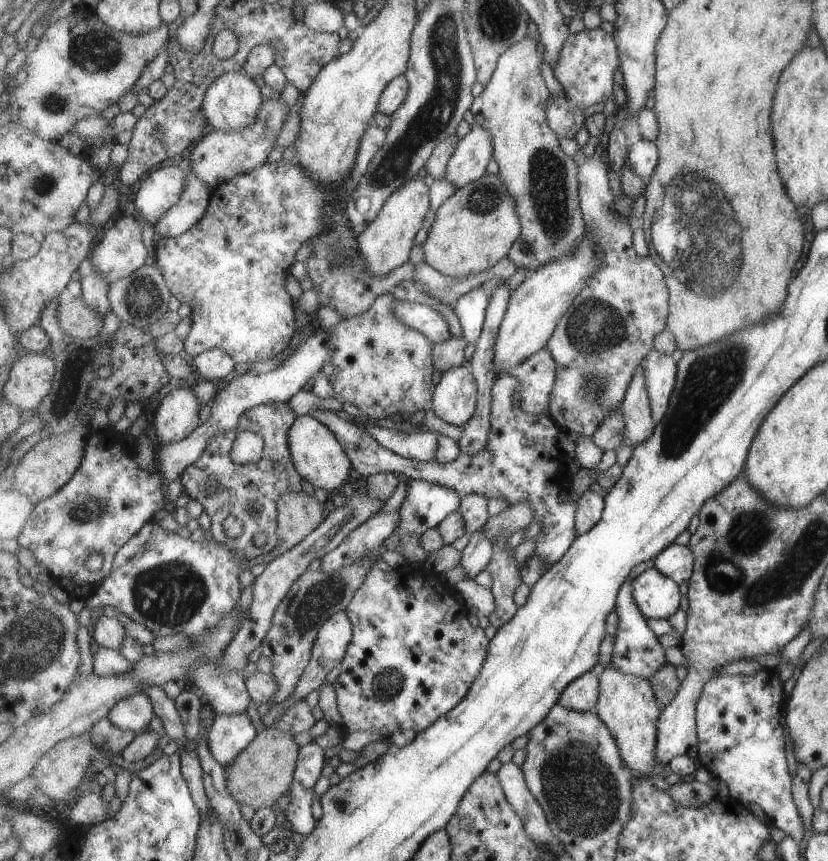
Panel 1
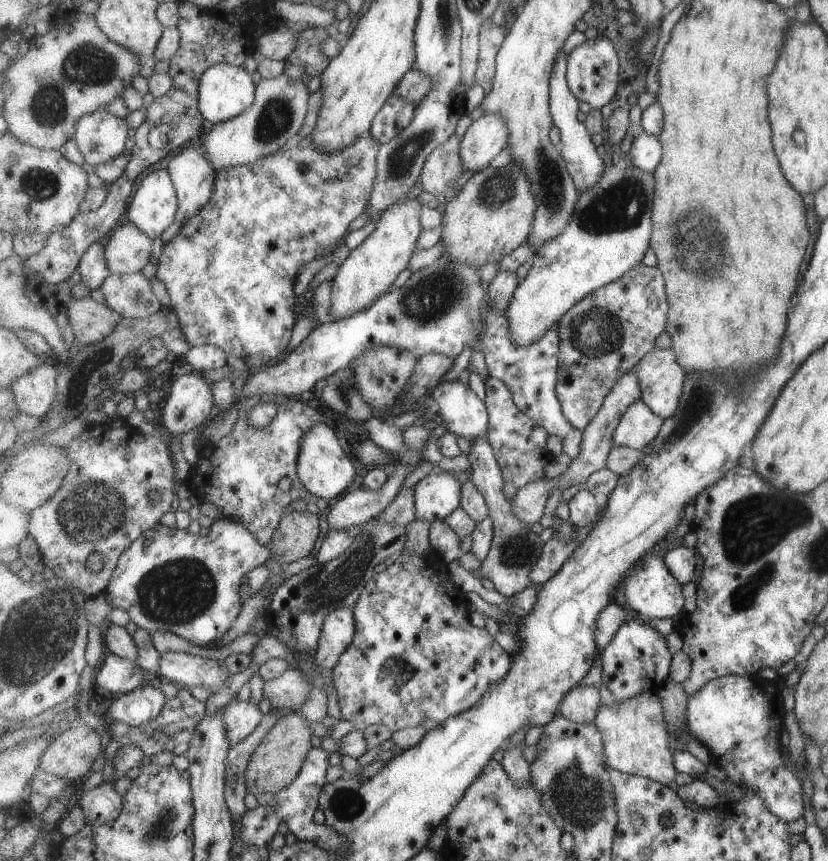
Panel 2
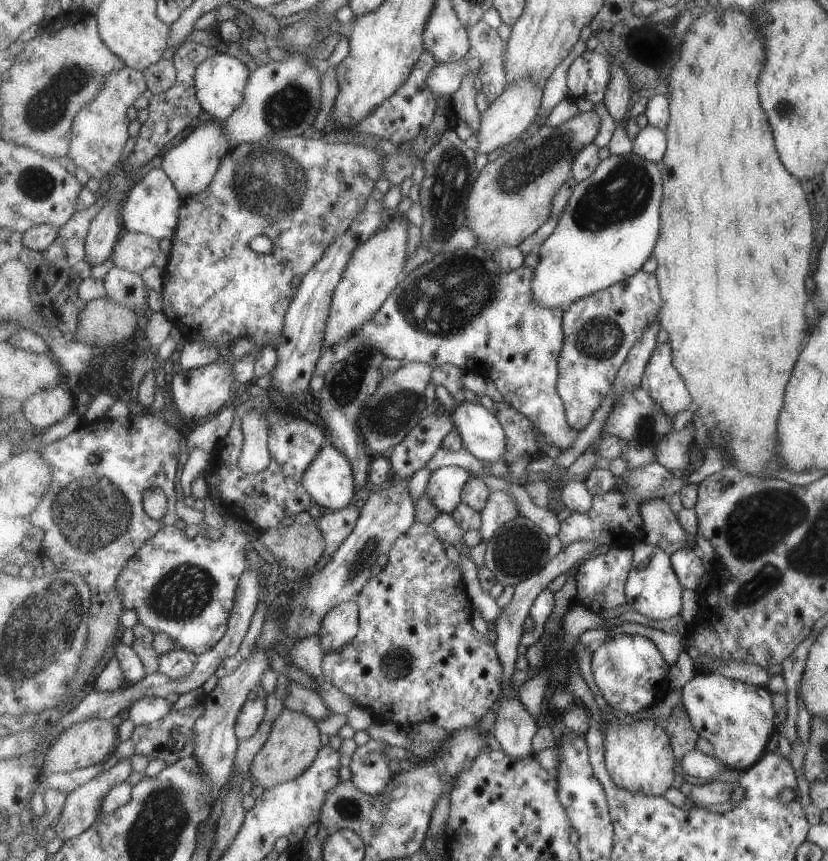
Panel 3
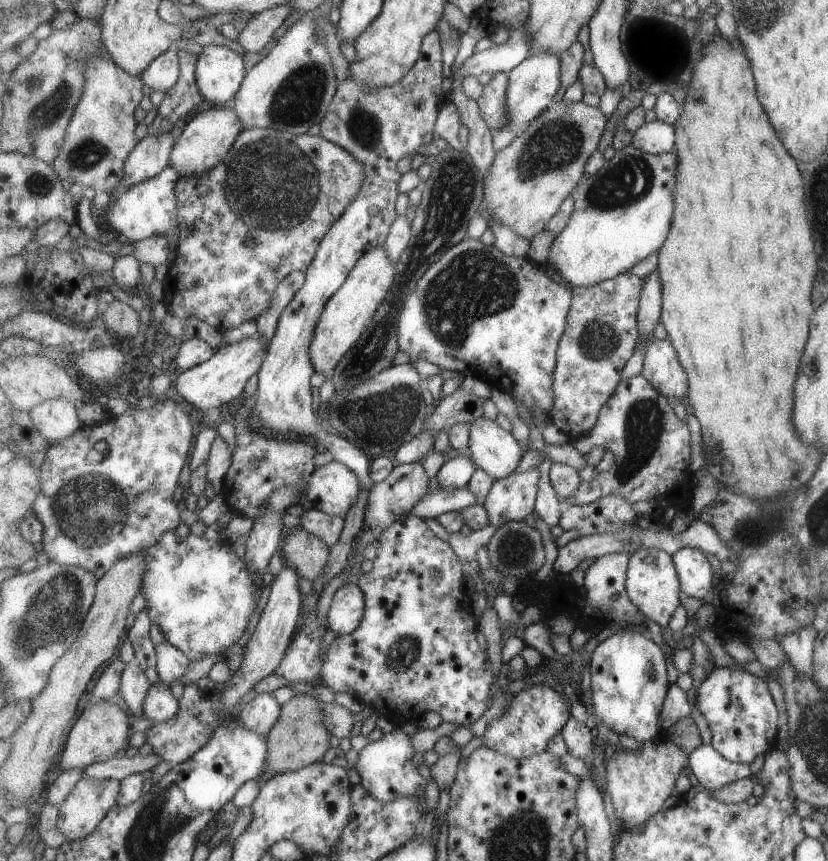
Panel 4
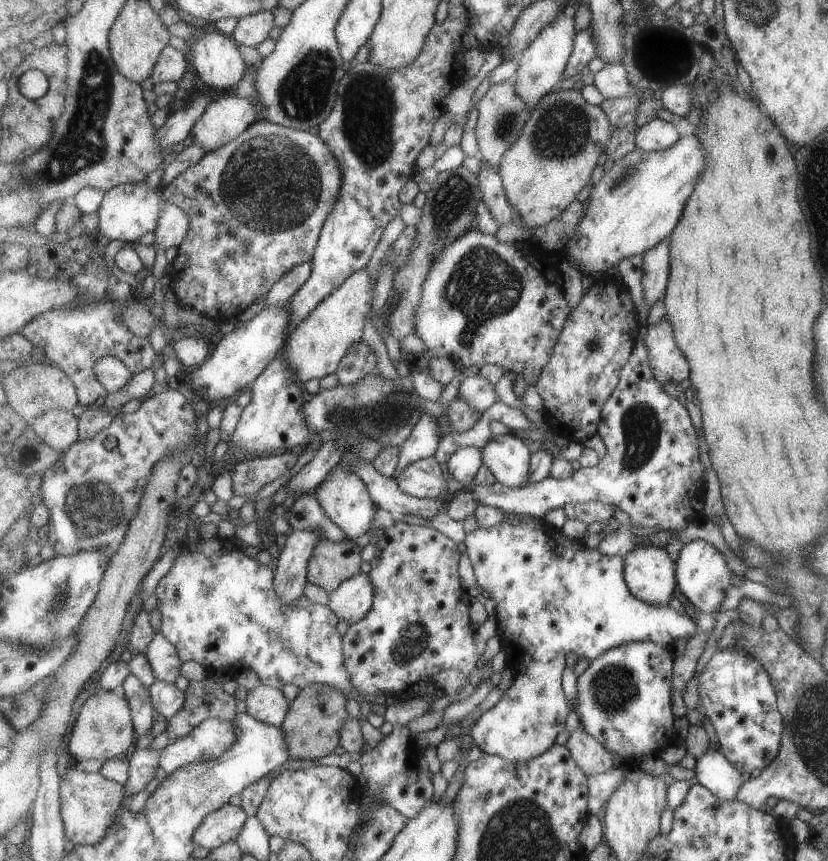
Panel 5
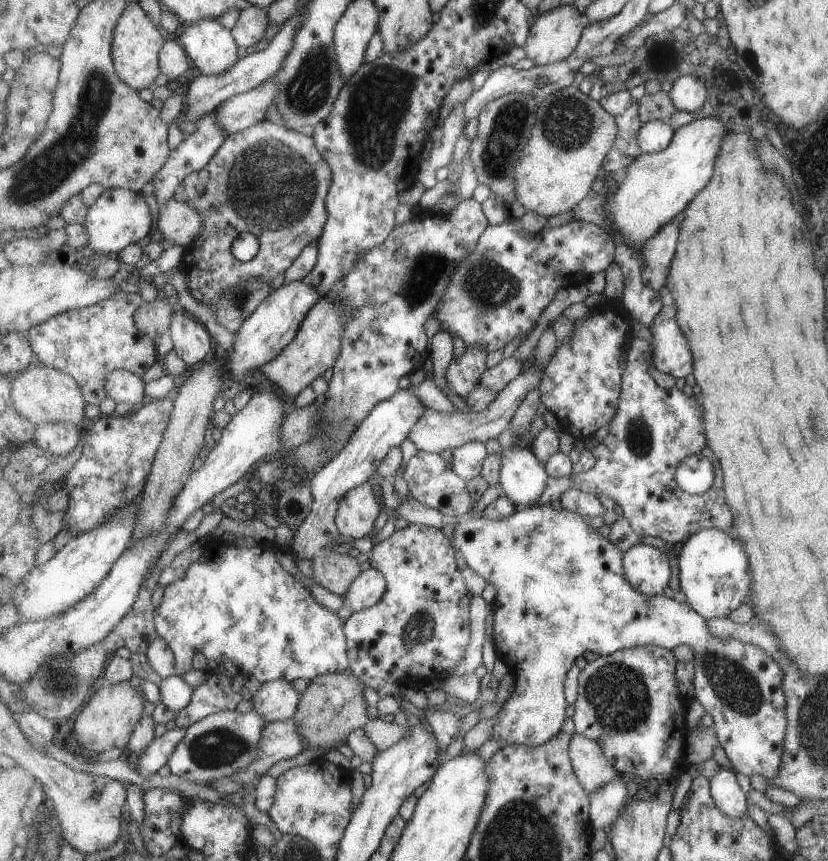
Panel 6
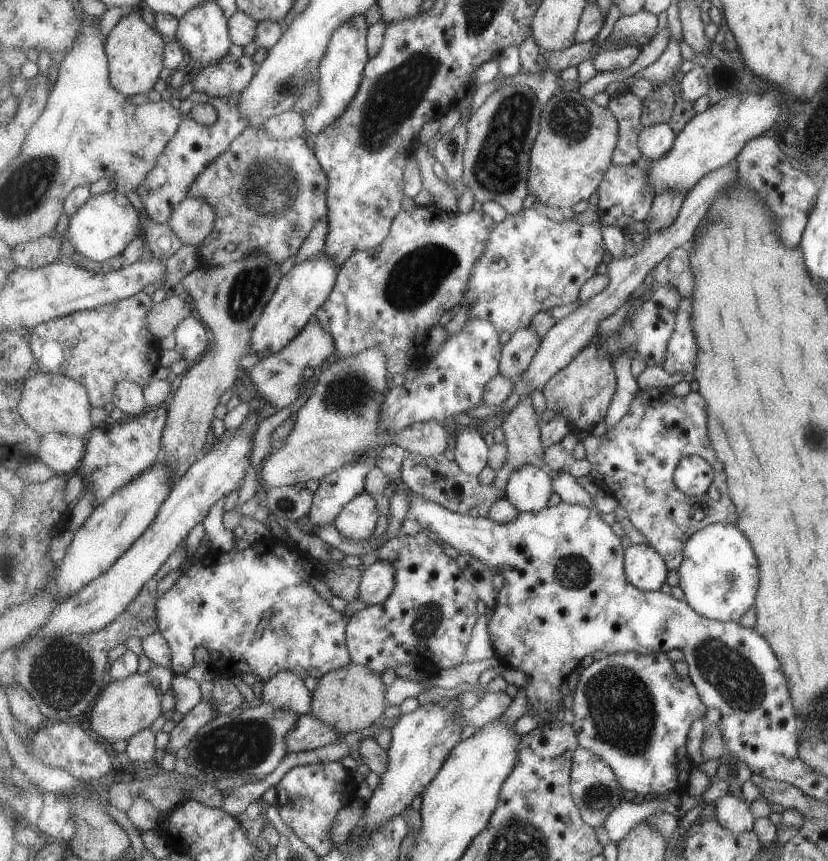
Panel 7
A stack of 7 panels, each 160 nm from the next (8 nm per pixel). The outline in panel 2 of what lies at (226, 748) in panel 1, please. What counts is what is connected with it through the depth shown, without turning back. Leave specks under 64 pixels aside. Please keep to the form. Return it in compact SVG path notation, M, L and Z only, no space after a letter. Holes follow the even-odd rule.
M236 698L232 699L232 702L224 710L224 721L230 744L235 746L251 736L259 728L264 716L257 704L237 701Z

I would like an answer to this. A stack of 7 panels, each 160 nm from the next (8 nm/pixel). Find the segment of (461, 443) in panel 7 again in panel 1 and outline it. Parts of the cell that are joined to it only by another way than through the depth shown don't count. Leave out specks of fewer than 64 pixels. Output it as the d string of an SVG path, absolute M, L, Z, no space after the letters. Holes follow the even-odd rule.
M420 479L409 481L408 492L401 506L401 534L421 534L439 526L451 514L459 511L459 492Z

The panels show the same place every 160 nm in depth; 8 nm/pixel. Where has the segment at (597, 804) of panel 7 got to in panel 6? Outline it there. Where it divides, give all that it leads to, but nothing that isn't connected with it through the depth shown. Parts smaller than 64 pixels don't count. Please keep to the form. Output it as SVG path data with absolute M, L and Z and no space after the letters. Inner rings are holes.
M583 734L573 735L570 756L579 782L589 794L595 794L597 790L605 788L620 775L614 764L607 759L602 745Z

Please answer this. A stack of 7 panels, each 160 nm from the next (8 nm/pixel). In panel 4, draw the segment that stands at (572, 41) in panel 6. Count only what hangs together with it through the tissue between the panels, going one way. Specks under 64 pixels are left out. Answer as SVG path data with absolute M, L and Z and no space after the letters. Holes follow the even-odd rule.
M541 53L534 57L527 57L519 66L509 72L510 85L508 86L508 112L509 128L529 126L543 111L552 104L557 90L562 86L561 59L553 53Z

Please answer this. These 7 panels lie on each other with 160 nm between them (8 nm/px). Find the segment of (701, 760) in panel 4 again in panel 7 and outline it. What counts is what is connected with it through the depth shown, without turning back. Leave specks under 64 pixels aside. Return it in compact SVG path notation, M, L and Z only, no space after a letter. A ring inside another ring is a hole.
M727 793L717 799L715 804L717 806L717 822L727 830L731 830L735 834L743 834L747 830L754 831L756 820L753 818L753 812L751 812L751 806L747 804L747 800Z

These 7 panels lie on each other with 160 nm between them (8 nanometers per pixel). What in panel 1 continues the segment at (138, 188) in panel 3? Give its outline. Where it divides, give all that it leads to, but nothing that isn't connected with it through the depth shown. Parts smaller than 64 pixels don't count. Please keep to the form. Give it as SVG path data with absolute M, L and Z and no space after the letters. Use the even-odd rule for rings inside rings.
M185 165L169 166L153 172L142 182L134 202L151 226L178 204L185 190L186 171Z

